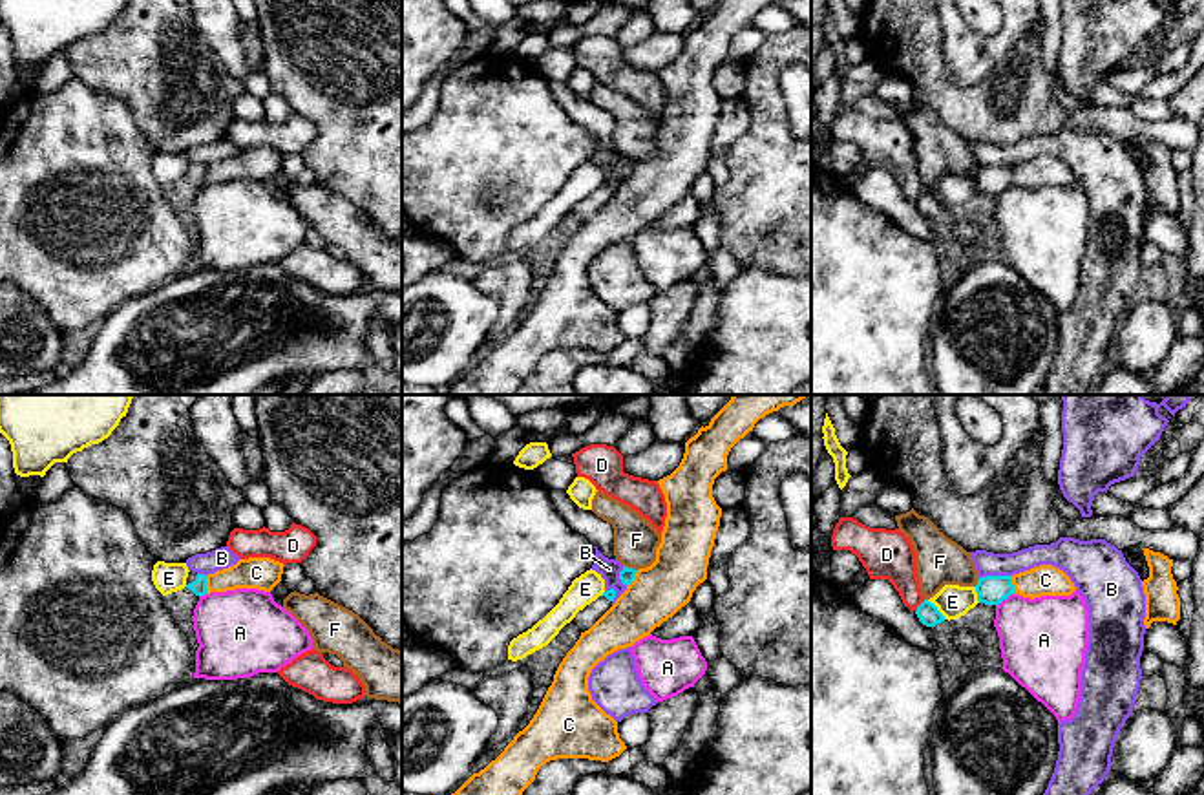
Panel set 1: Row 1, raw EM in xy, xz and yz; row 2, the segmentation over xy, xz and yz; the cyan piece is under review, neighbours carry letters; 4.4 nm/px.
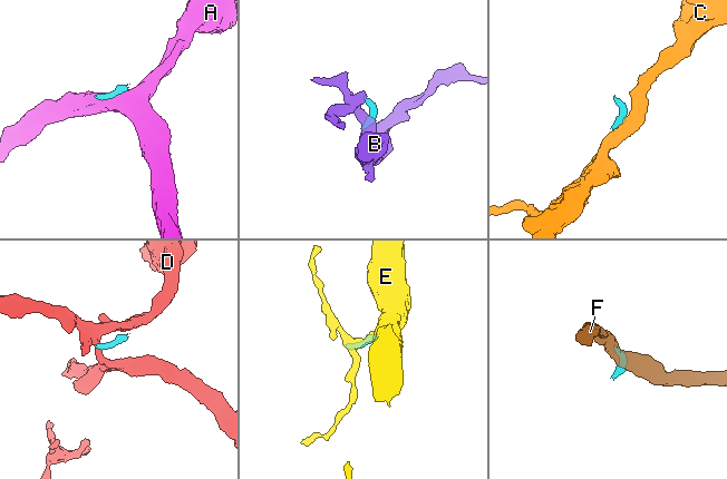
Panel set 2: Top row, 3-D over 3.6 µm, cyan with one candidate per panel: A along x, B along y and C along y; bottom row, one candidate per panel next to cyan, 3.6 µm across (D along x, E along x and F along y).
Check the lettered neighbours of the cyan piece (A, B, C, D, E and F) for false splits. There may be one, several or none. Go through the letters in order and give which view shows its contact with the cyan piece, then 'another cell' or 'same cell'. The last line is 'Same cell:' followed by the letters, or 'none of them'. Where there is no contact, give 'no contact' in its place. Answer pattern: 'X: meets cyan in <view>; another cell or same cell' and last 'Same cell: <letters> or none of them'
A: meets cyan in yz; another cell
B: meets cyan in yz; another cell
C: meets cyan in xy; another cell
D: meets cyan in yz; another cell
E: meets cyan in yz; another cell
F: meets cyan in xz; another cell
Same cell: none of them

